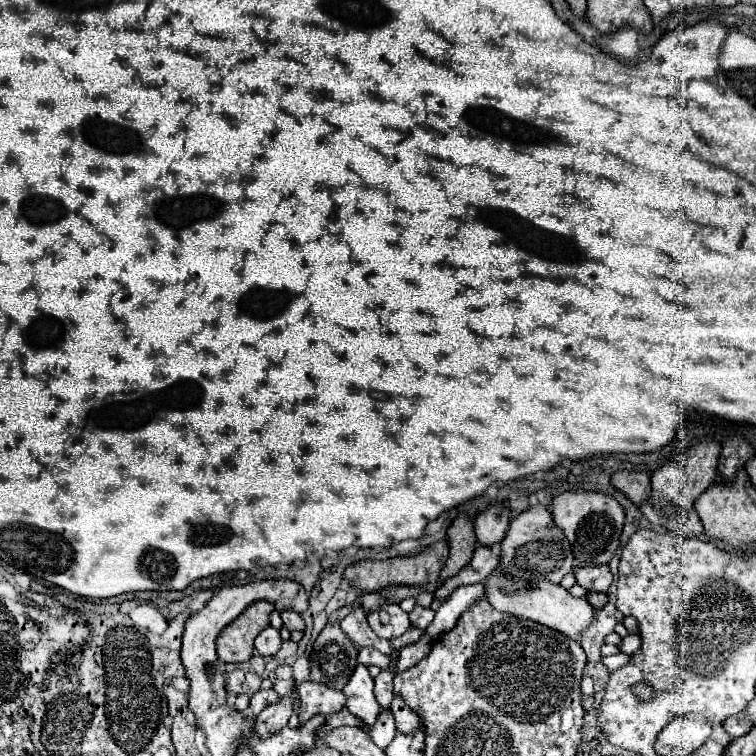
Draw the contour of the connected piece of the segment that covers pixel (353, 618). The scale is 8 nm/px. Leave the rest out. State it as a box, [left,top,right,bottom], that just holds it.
[342,607,392,655]

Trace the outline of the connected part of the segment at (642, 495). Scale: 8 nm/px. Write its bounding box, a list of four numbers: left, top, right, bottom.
[612,471,650,505]

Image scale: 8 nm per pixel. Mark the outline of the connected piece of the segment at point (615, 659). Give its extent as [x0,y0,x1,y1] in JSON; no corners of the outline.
[602,653,630,671]

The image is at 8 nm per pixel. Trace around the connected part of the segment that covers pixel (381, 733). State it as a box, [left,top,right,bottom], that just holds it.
[370,709,396,751]

